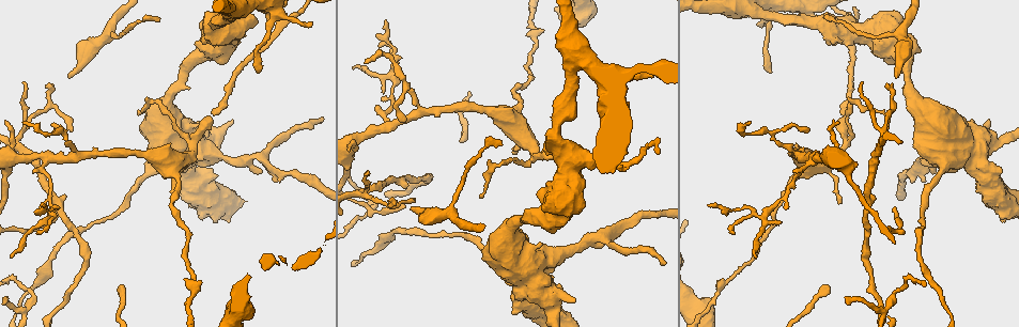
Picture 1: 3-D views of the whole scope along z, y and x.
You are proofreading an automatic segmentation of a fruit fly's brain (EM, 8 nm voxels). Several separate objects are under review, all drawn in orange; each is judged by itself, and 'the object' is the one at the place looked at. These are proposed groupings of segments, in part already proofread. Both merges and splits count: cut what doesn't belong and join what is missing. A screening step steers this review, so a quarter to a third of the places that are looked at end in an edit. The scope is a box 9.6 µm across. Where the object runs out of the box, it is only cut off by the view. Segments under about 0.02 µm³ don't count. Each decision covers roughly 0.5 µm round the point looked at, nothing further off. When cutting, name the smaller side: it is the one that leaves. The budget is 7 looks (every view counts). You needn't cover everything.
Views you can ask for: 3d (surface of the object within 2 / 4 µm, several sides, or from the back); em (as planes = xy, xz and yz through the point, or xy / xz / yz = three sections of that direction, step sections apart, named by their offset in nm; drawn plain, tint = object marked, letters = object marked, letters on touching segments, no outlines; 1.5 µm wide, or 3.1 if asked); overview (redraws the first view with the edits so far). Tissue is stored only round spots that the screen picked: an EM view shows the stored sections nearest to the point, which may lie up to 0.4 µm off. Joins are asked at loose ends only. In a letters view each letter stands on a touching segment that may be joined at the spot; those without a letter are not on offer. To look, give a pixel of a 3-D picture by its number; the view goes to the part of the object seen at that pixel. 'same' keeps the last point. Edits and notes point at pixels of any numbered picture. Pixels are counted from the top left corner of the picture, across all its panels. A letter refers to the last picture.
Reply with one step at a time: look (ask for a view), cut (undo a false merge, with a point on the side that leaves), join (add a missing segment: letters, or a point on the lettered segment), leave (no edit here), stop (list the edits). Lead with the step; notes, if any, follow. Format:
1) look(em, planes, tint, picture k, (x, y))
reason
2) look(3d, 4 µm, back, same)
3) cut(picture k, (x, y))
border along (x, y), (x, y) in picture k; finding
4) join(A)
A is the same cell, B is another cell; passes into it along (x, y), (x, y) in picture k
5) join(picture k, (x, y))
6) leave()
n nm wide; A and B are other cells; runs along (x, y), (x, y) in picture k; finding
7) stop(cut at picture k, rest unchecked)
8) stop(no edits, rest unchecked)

look(3d, 4 µm, back, picture 1, (355, 67))
thin end

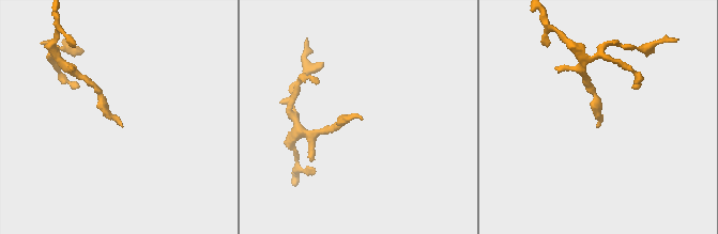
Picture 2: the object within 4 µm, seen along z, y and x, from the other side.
look(em, 3.1 µm, planes, tint, picture 2, (598, 127))

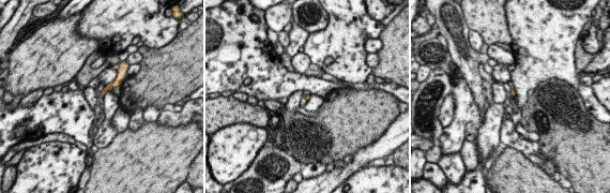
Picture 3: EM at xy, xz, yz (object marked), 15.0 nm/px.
look(em, 3.1 µm, planes, letters, same)

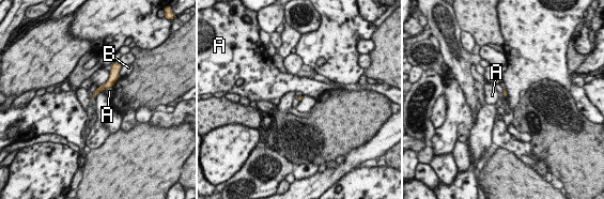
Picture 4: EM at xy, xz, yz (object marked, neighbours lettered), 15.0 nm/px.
leave()
A and B are other cells; border along (111, 86), (104, 89) in picture 4; no lettered segment goes on from it

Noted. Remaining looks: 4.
look(em, xy, step 4, tint, picture 1, (413, 206))
free end

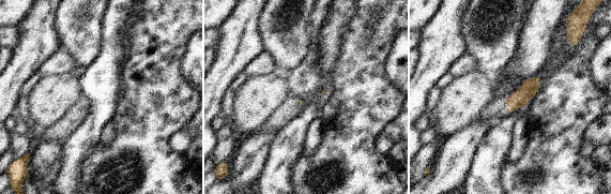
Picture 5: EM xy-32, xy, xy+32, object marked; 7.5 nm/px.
look(em, planes, letters, same)
another direction

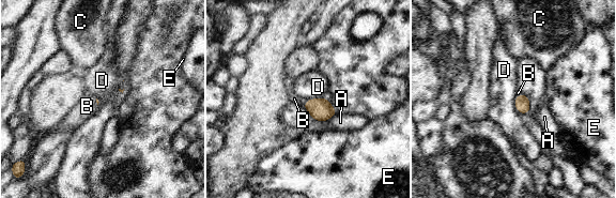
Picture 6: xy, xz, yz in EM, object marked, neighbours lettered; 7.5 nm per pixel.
join(B)
D touches over 170 nm; B is the same cell, A, C, D and E are other cells; passes into it along (320, 109), (304, 104), (294, 98) in picture 6; it goes on there

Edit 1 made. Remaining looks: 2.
look(em, planes, tint, picture 1, (748, 124))
branch stops here

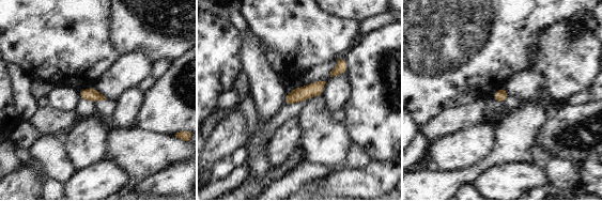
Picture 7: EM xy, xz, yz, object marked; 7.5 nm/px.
look(em, planes, letters, same)

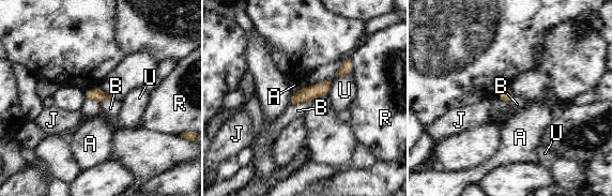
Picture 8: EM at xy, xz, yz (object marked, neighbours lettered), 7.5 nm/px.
leave()
100 nm wide; B touches over 160 nm; A, B, J, R and U are other cells; none of them fits

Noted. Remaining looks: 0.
stop(join at picture 6, rest unchecked)

